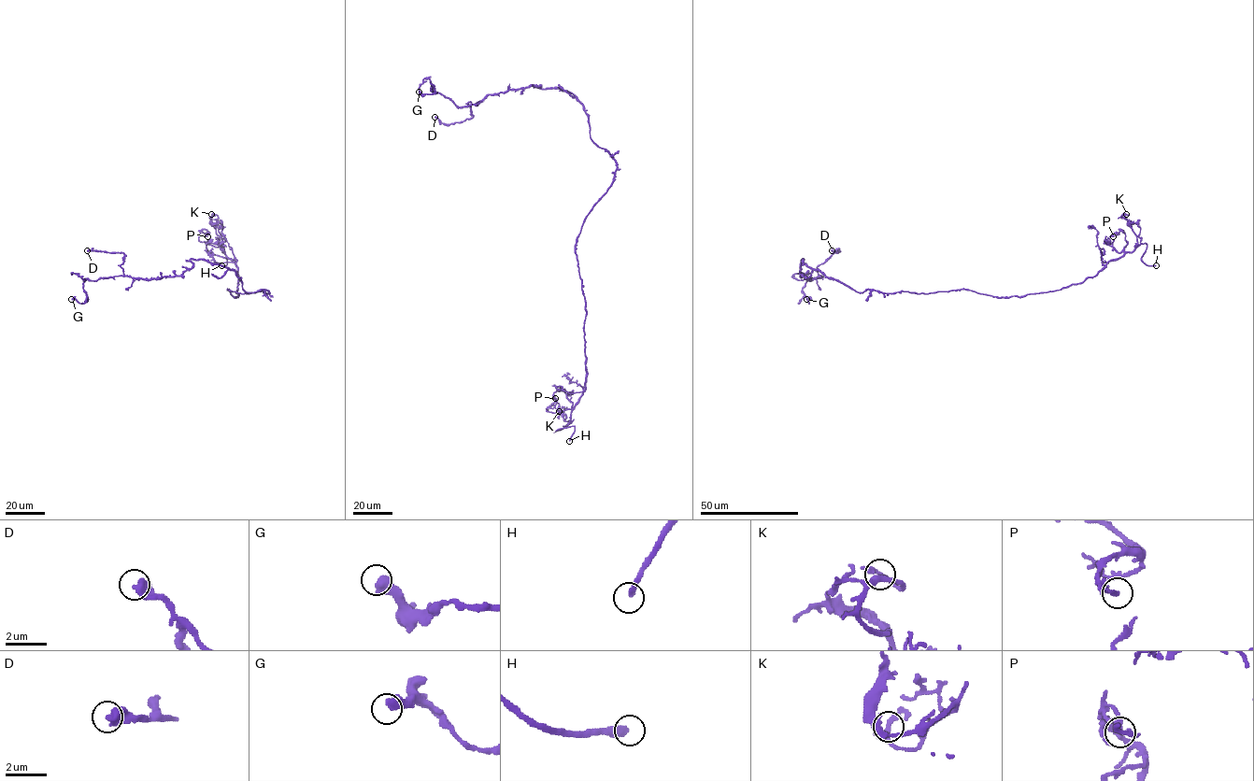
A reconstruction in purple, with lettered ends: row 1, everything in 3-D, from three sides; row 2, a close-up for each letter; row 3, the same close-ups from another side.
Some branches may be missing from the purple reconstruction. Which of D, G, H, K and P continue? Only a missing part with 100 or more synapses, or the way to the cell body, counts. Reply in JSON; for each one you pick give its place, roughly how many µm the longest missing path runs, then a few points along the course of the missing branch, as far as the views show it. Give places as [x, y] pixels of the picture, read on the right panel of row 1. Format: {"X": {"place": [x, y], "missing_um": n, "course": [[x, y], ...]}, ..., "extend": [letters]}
{"H": {"place": [1156, 265], "missing_um": 20, "course": [[1156, 265], [1168, 262], [1175, 256], [1171, 255]]}, "extend": ["H"]}

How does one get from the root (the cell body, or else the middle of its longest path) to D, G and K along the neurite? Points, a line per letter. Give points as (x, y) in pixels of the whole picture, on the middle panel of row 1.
D: (608, 188), (615, 160), (566, 92), (509, 89), (469, 102), (471, 119), (434, 117)
G: (608, 188), (616, 163), (591, 139), (572, 93), (531, 85), (460, 106), (432, 87), (419, 92)
K: (608, 188), (586, 217), (575, 246), (586, 311), (585, 390), (569, 422), (559, 412), (565, 409), (559, 411)

